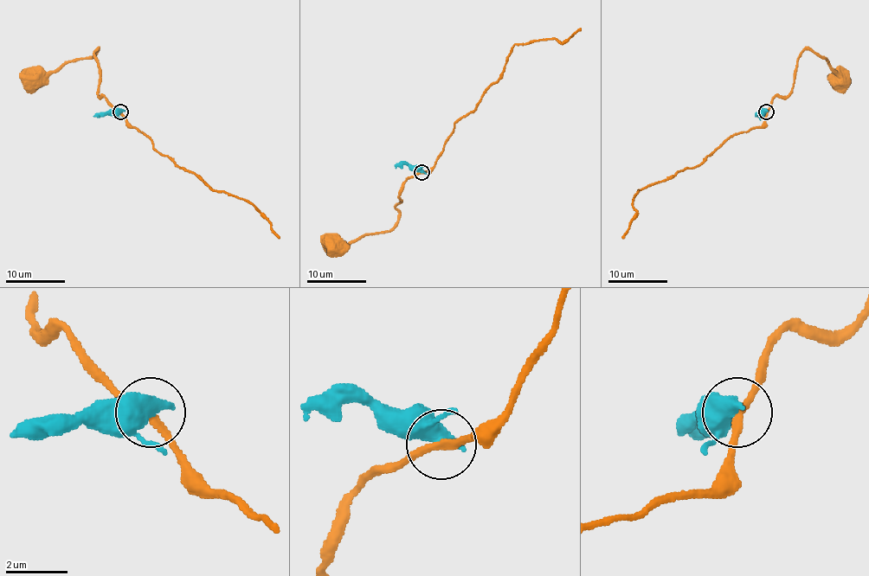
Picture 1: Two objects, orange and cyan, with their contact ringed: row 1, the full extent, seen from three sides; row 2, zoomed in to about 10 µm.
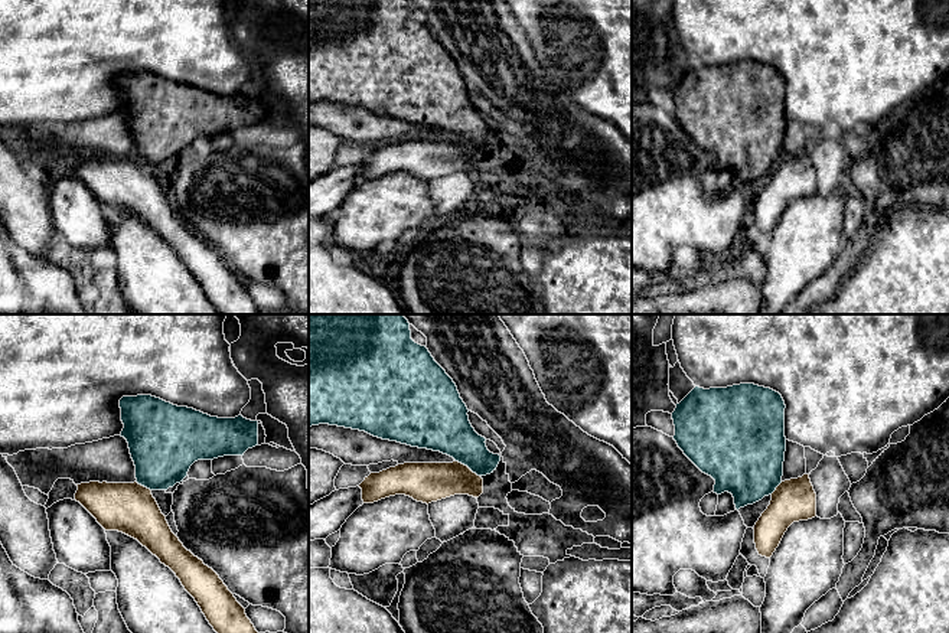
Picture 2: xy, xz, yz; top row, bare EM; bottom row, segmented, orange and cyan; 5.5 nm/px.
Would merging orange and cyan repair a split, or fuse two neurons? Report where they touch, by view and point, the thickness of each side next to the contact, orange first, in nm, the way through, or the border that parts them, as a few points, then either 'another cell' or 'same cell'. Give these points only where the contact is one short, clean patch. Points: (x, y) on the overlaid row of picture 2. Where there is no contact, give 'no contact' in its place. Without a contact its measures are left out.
meets orange in xz at (466, 466); 220 nm thick on the orange side, 280 nm on the other; border along xz (456, 460), (479, 476); another cell

